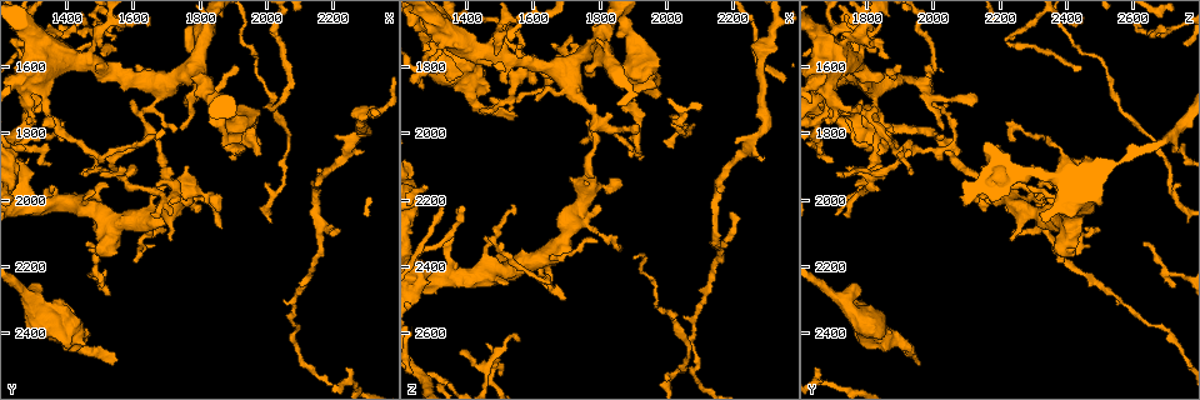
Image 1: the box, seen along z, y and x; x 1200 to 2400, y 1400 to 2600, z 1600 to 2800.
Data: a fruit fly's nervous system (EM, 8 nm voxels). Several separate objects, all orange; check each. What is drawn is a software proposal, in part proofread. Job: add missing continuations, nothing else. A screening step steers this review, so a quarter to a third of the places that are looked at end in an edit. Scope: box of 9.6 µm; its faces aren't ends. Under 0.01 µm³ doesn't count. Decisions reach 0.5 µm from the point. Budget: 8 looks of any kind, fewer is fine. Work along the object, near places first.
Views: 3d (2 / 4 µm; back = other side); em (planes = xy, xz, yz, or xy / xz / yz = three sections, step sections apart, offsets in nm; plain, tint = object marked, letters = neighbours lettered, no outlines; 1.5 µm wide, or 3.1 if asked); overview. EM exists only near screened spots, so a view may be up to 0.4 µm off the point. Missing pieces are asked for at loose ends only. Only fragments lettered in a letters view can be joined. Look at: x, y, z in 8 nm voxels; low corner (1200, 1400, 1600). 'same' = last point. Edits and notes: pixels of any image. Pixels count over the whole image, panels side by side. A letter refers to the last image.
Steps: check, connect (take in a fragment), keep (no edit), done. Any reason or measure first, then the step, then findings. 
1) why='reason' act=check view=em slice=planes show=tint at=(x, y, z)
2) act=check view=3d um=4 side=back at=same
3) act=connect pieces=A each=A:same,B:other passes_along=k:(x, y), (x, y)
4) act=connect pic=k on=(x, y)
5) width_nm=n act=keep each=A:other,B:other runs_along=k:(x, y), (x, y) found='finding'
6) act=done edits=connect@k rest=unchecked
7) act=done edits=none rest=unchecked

why='branch stops here' act=check view=em slice=xy step=4 show=tint at=(1320, 2260, 1760)

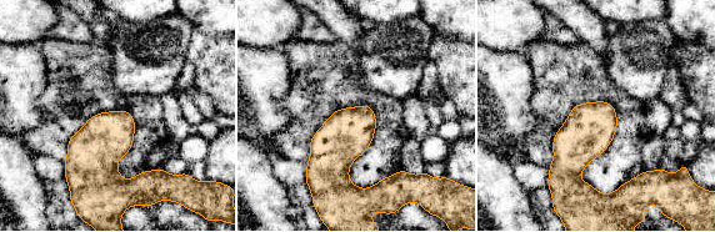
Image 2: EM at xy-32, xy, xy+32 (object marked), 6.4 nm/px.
why='cut it another way' act=check view=em slice=yz step=8 show=letters at=same

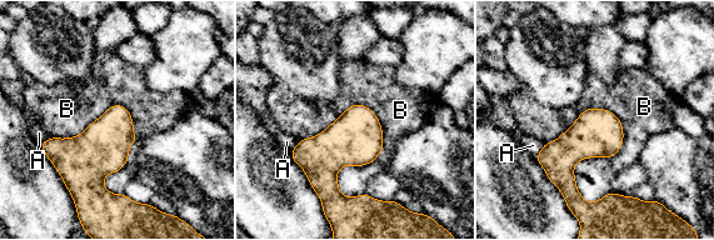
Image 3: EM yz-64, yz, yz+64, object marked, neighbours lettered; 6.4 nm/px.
act=keep each=A:other,B:other border=3:(299, 140), (364, 104), (384, 144) found='no lettered fragment goes on from it'

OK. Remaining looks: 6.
why='branch stops here' act=check view=em slice=yz step=8 show=tint at=(1690, 2090, 2490)

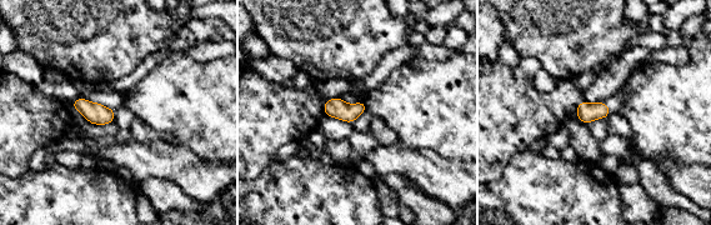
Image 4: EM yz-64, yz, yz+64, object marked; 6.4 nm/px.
act=check view=em slice=planes show=letters at=same

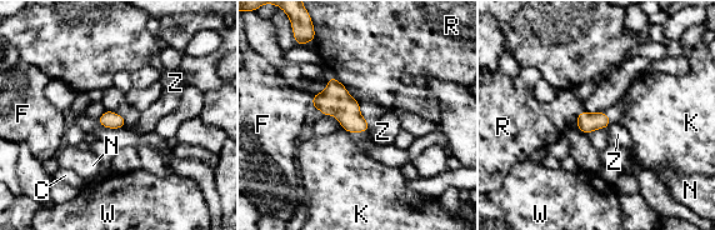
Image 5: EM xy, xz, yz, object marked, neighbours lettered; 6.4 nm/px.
width_nm=110 act=keep each=C:other,F:other,K:other,N:other,R:other,W:other,Z:other border=5:(370, 123), (365, 131) found='no lettered fragment goes on from it'

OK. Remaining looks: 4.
why='an open end' act=check view=3d um=4 at=(1330, 1720, 1790)

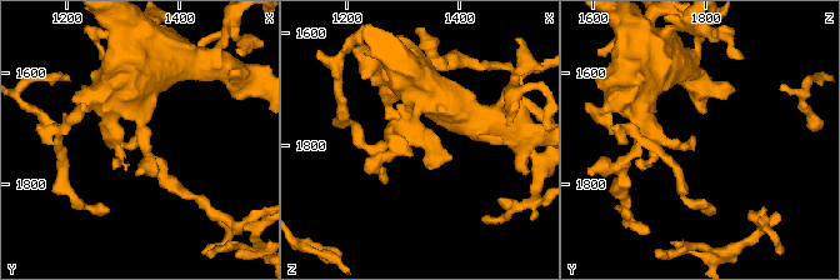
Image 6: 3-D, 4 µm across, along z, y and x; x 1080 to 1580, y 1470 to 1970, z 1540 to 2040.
why='shape alone is not enough' act=check view=em slice=planes show=letters at=same

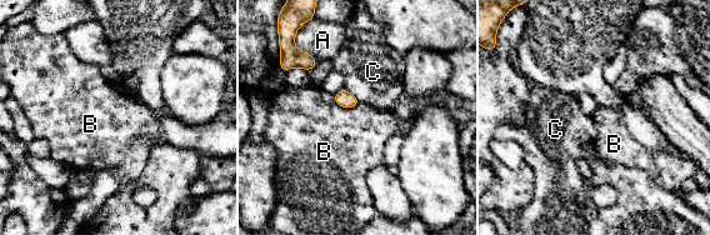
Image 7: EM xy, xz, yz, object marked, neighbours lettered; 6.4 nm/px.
act=keep each=A:other,B:other,C:other border=7:(331, 95), (345, 108), (359, 104) found='none of them fits'

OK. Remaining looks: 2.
act=done edits=none rest=unchecked

